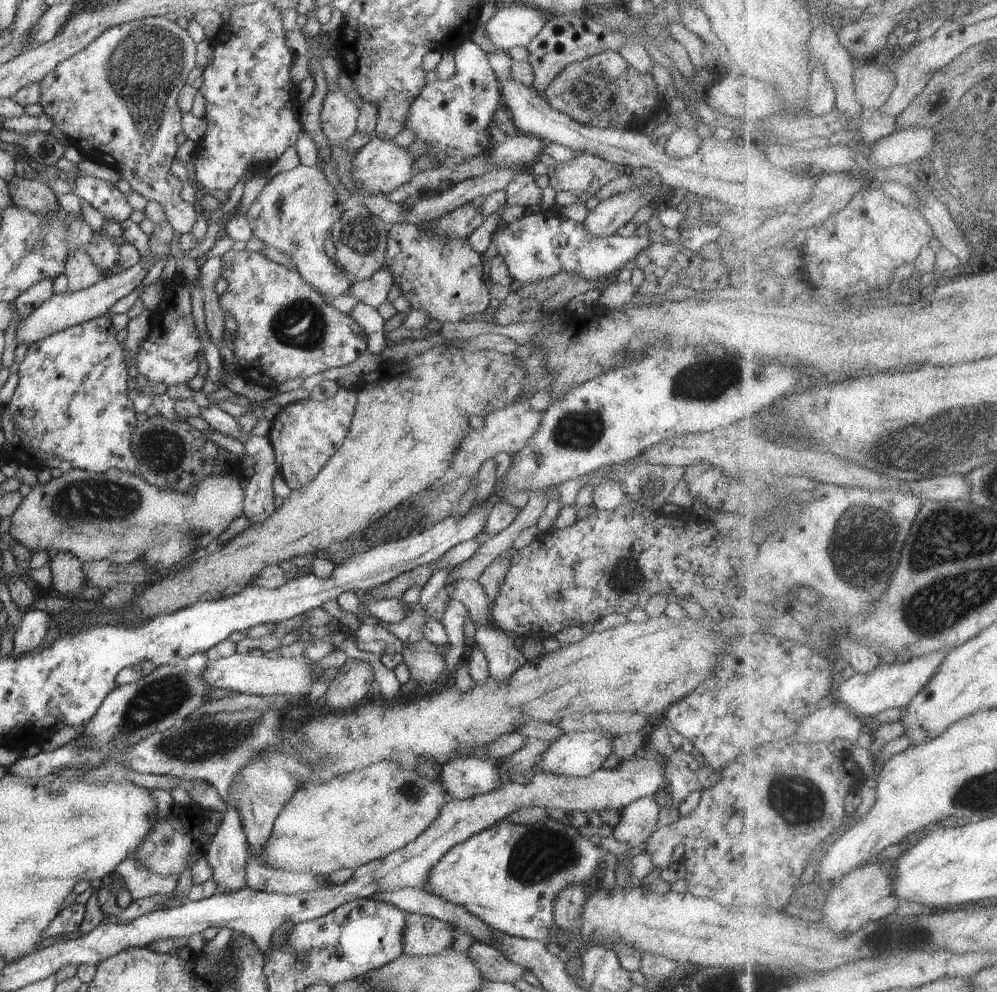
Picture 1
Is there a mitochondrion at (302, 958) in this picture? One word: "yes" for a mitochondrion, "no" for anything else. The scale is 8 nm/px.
yes

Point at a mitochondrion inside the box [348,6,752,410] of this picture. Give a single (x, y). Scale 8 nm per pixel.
(593, 95)

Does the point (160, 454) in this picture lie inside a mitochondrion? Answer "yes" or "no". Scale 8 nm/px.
yes

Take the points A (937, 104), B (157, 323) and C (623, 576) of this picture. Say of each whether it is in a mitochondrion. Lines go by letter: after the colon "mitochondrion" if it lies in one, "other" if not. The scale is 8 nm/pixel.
A: other
B: other
C: mitochondrion

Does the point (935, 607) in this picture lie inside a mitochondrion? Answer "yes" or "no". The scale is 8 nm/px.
yes

